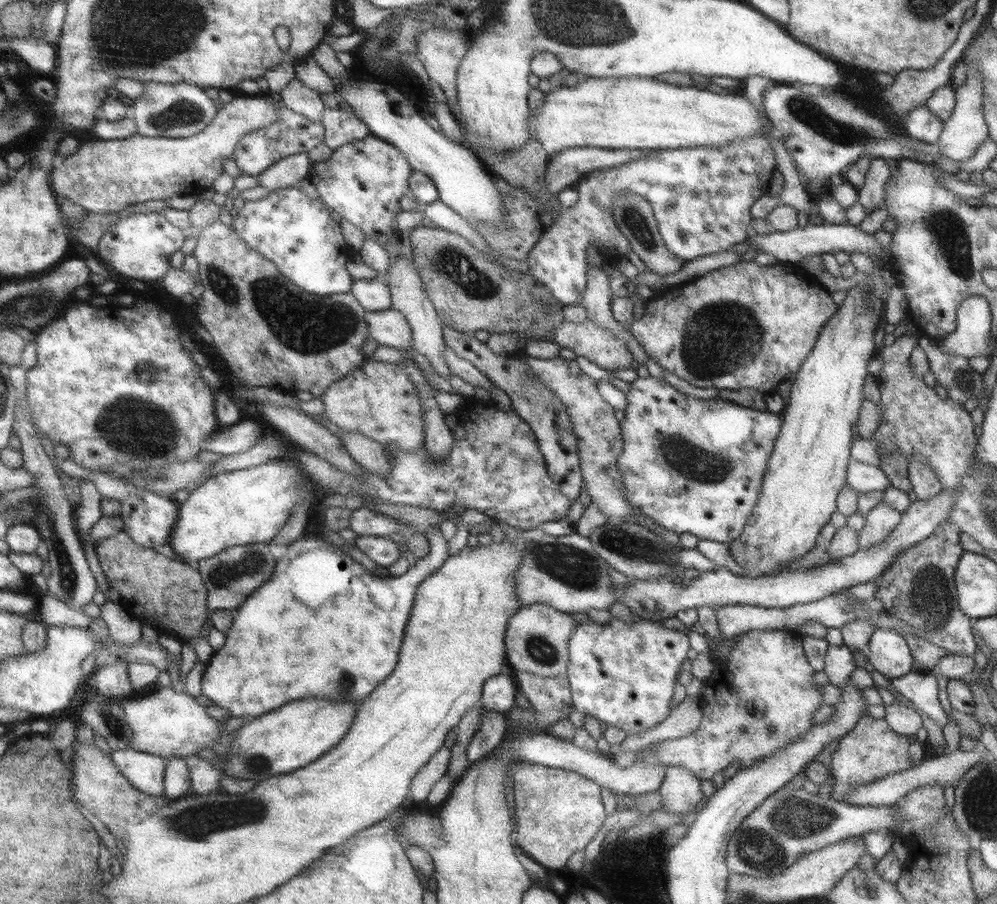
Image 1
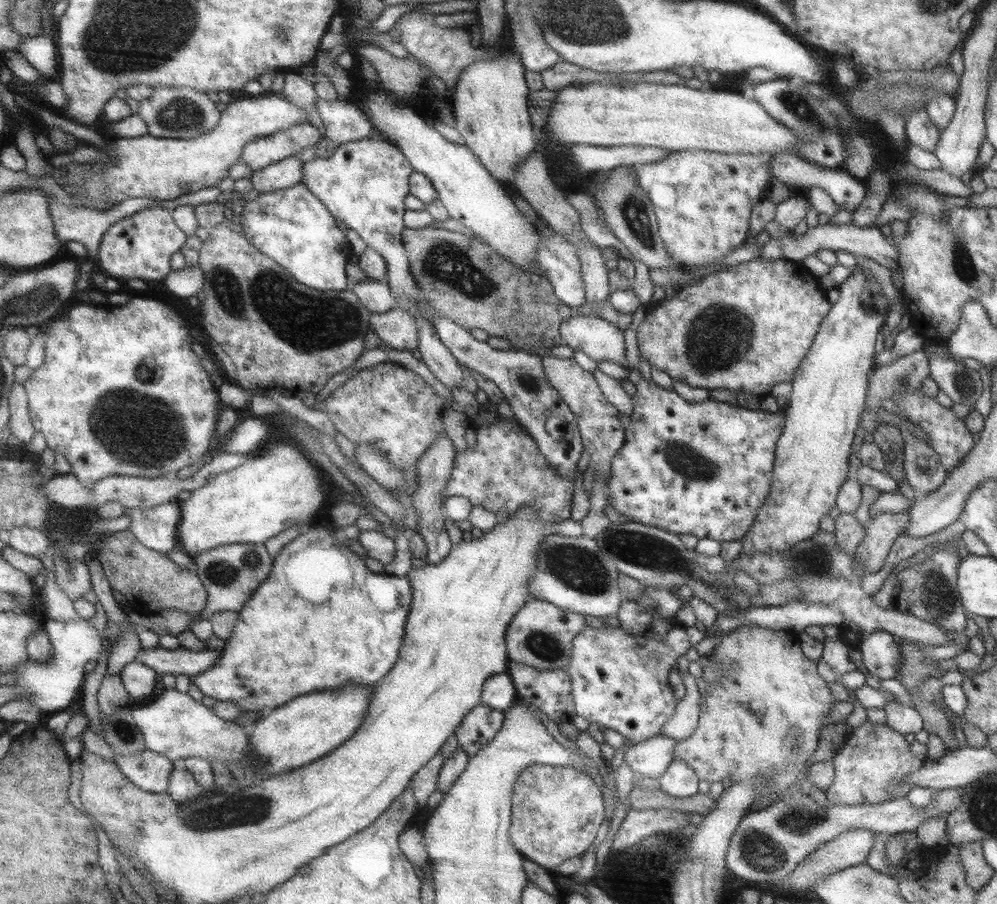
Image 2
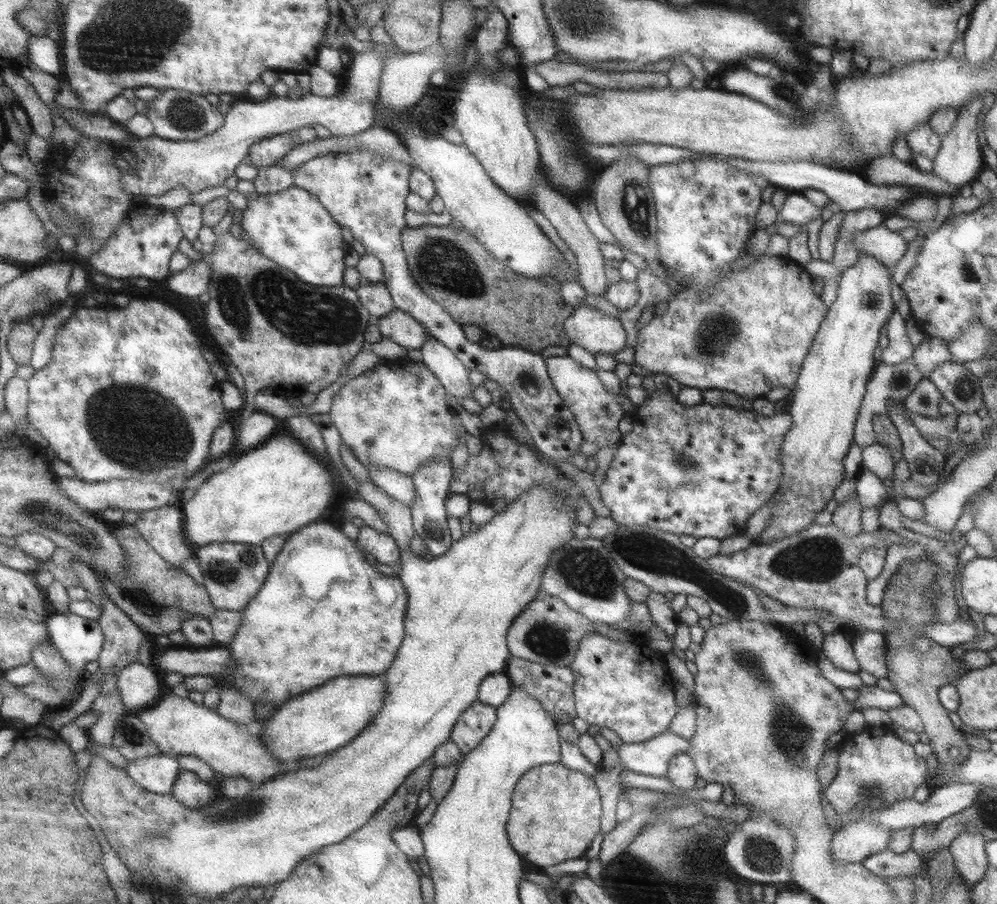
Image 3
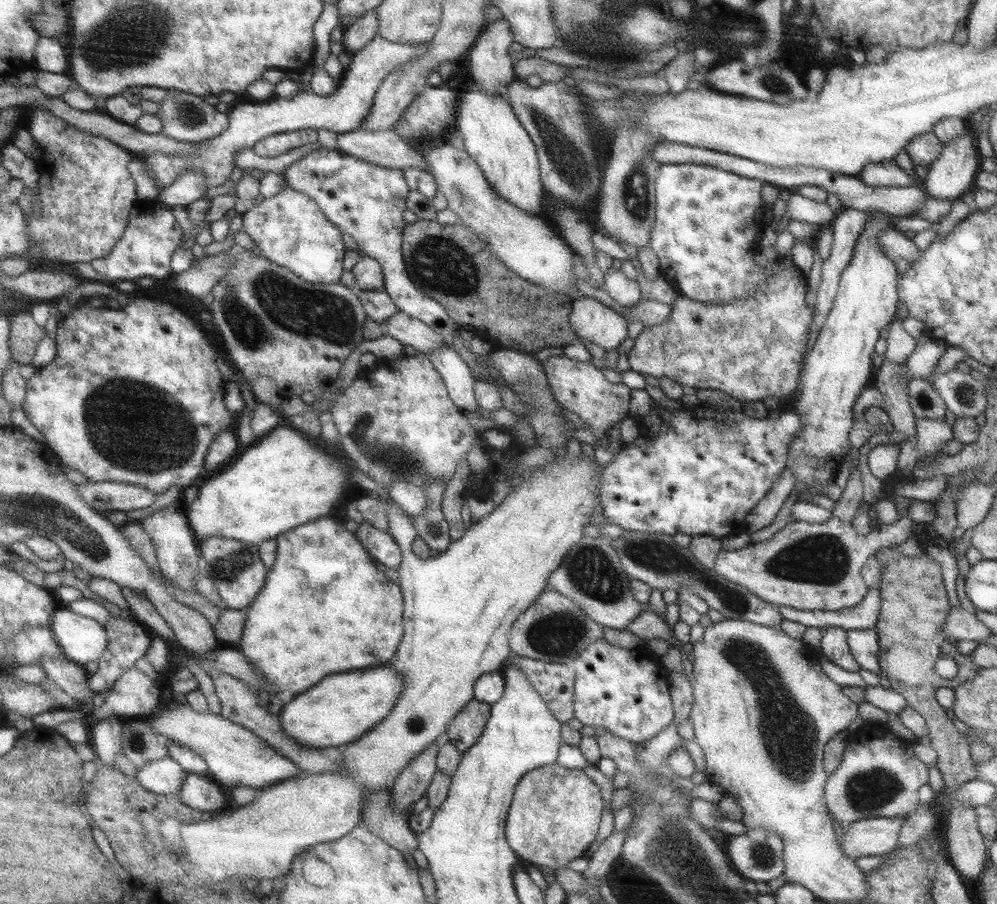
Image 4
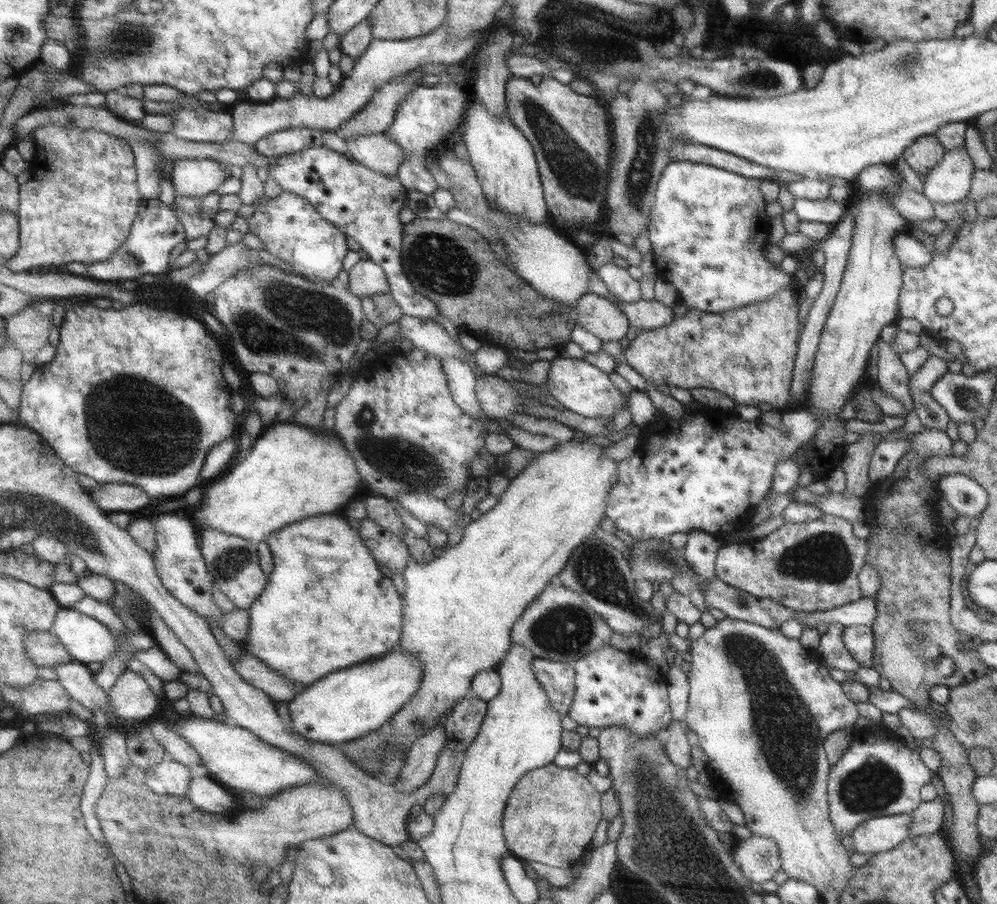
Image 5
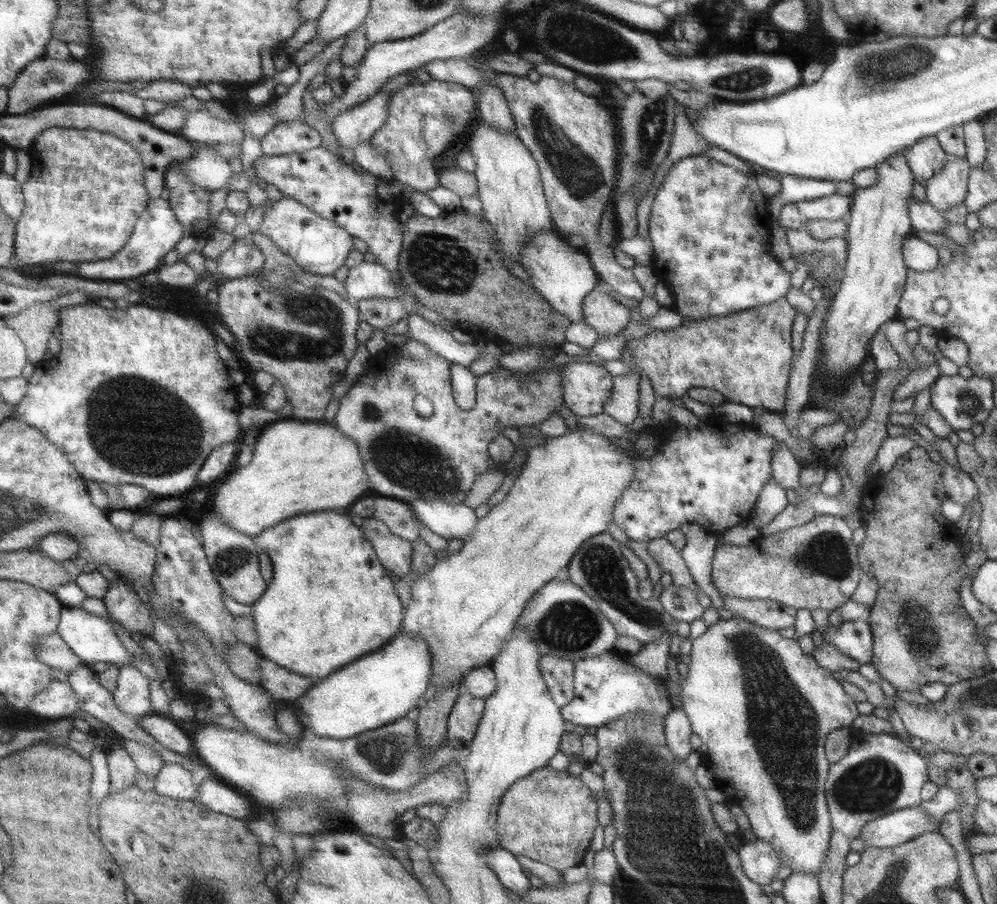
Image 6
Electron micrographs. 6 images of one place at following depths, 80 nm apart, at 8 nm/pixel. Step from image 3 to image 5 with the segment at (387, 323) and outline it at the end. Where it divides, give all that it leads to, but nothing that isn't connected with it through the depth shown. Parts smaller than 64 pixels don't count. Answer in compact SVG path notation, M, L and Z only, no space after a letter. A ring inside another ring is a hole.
M404 313L398 323L400 323L400 331L397 338L411 340L414 347L426 350L439 359L457 358L465 361L464 351L467 353L469 351L453 340L450 333L436 321L408 316Z

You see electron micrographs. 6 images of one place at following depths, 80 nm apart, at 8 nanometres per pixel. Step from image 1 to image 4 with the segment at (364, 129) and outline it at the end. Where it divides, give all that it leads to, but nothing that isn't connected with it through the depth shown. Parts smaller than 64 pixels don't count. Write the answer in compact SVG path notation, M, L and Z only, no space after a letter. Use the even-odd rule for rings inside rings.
M377 34L360 52L350 55L352 62L345 70L343 79L338 82L338 88L332 95L318 96L314 92L300 91L290 99L278 97L267 101L254 101L250 104L234 103L231 105L232 111L227 114L228 128L216 138L196 144L195 152L189 152L184 156L166 156L160 152L144 153L149 160L149 168L154 175L153 179L160 188L166 189L171 187L178 177L187 171L187 168L193 168L203 172L207 178L205 183L208 190L230 179L235 167L233 156L236 151L242 148L254 148L256 143L270 135L300 131L306 128L326 129L338 135L360 130L360 124L372 110L374 96L388 73L398 69L398 66L423 56L429 47L430 42L428 41L417 45L400 44L390 42Z

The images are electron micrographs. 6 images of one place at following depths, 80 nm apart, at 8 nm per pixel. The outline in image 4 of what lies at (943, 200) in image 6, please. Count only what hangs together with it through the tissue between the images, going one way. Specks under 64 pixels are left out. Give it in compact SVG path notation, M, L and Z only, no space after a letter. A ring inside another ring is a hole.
M970 118L966 119L964 133L944 145L941 155L929 167L924 181L928 193L927 197L954 202L957 199L962 199L967 192L973 190L973 184L981 164L978 140L975 138L972 128Z

